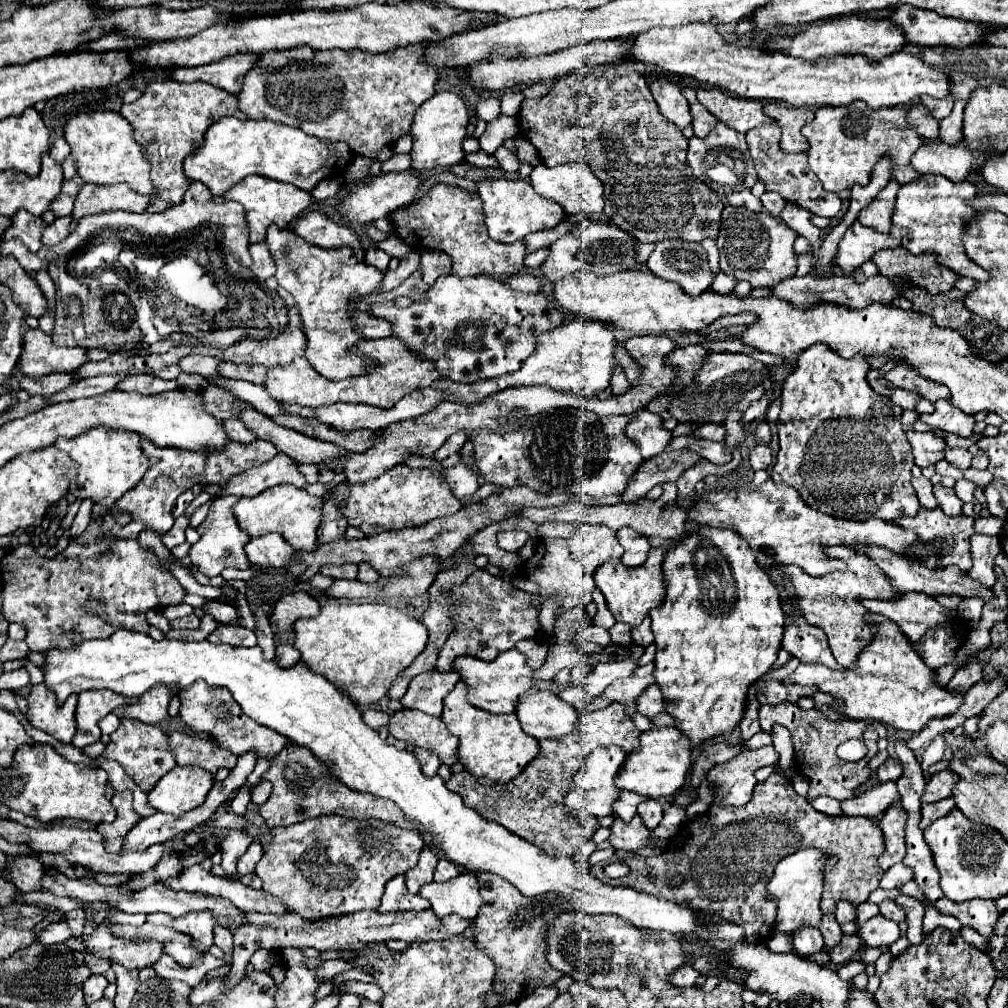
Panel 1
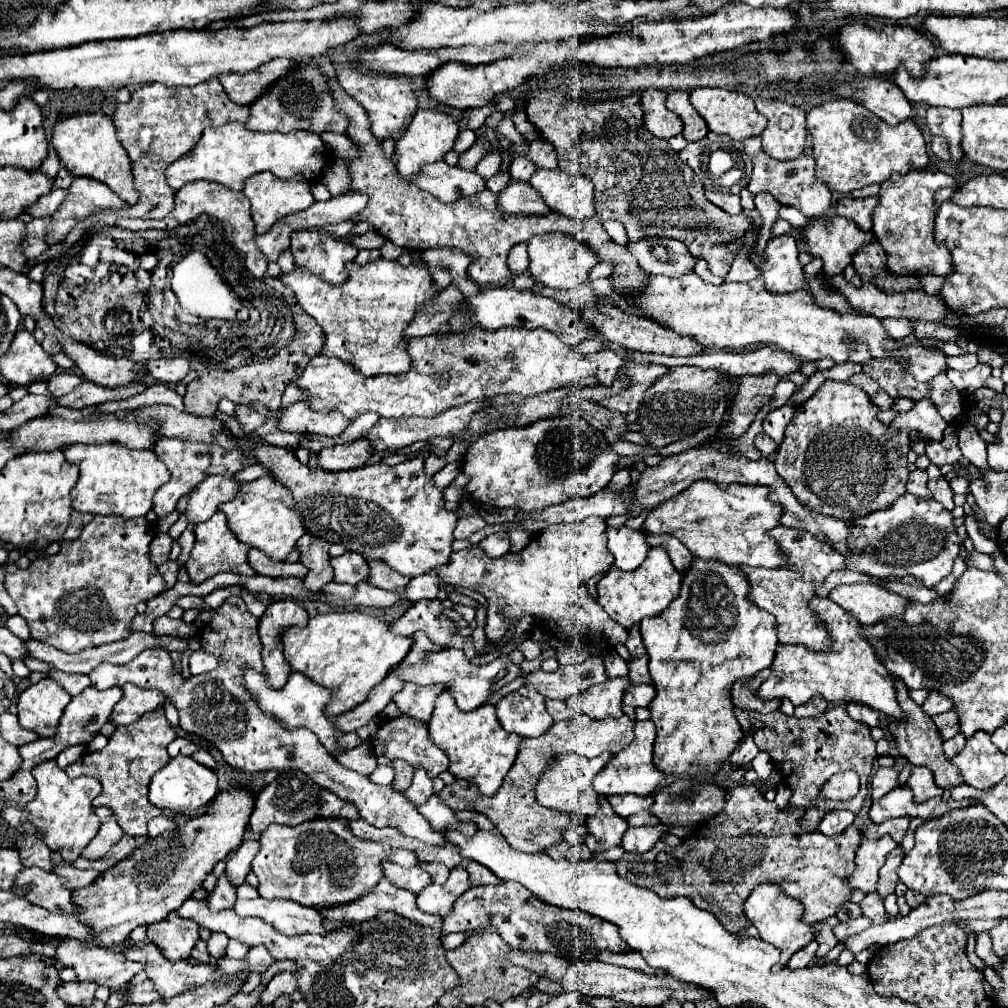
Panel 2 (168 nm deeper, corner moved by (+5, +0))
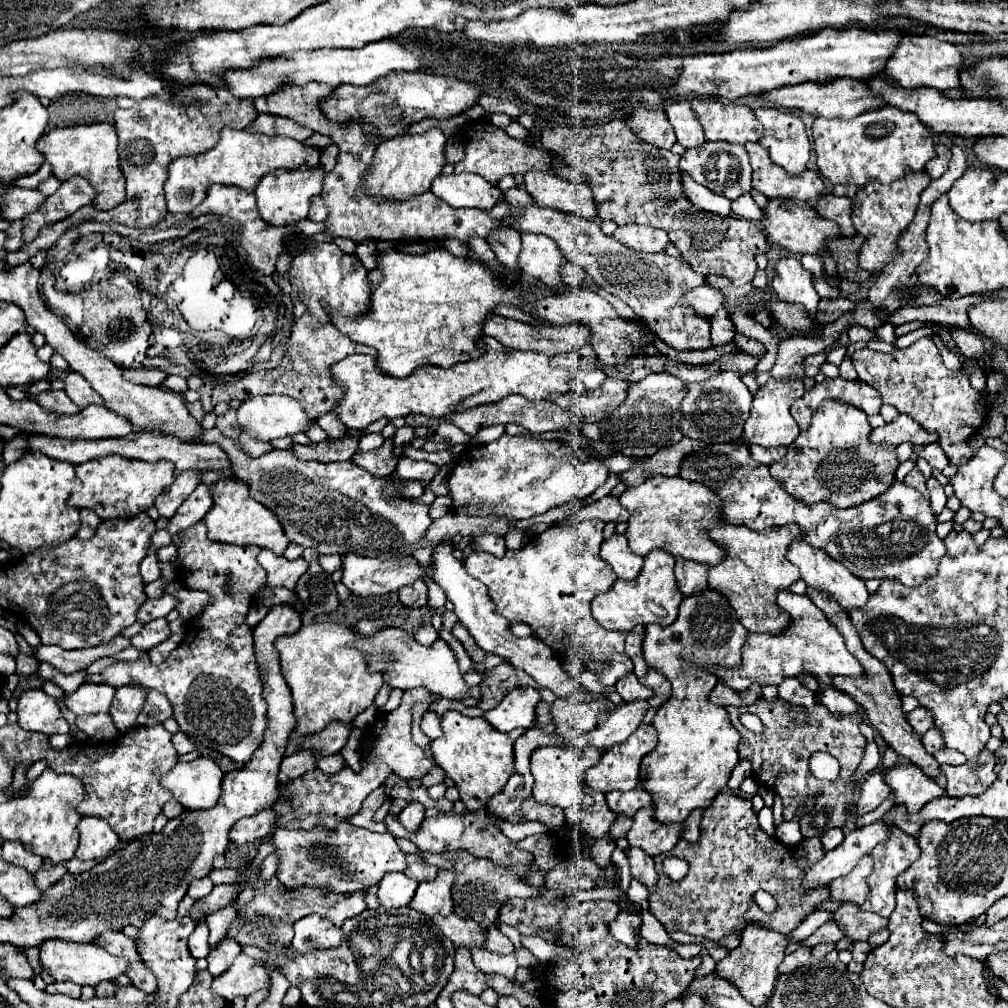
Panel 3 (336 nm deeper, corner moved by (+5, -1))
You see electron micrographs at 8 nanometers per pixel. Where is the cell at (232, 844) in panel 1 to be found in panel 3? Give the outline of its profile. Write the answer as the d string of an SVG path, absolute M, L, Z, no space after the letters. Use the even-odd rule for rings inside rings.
M228 905L228 909L222 909L210 917L206 917L206 923L210 927L210 947L214 949L222 939L228 937L228 931L232 927L232 921L236 919L234 905Z

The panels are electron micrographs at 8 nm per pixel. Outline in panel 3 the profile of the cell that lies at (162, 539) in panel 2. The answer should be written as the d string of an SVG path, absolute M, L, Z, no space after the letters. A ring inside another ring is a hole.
M150 547L148 555L144 557L144 561L142 561L142 565L140 565L140 575L142 575L144 585L148 585L148 583L160 579L160 561L158 561L158 557L156 557L156 549L154 549L154 547Z

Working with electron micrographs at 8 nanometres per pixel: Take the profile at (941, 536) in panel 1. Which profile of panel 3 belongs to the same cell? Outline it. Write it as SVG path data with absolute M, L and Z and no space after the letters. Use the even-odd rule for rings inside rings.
M712 443L710 447L704 447L702 451L688 453L688 457L680 465L680 477L686 481L702 483L710 491L714 491L718 497L722 497L722 507L720 507L722 521L732 525L746 525L754 531L796 523L812 547L826 549L826 553L834 555L840 563L858 563L862 579L898 579L904 585L918 585L934 575L938 561L946 553L942 539L936 537L936 515L932 513L928 501L922 499L916 489L898 481L894 481L886 493L854 507L842 509L828 501L806 505L794 499L792 495L788 495L784 485L770 475L770 467L756 463L750 457L748 447L742 443L720 443L720 445Z

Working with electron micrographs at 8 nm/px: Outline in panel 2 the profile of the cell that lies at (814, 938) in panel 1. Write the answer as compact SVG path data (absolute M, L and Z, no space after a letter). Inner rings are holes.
M812 940L810 944L806 944L806 948L798 950L798 952L790 958L788 968L806 968L806 964L810 964L810 962L814 960L816 950L818 950L818 942L816 942L816 940Z

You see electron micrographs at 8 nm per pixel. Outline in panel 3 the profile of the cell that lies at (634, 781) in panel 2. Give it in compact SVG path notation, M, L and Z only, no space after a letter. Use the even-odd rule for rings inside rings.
M642 723L642 725L638 727L638 731L630 735L630 739L626 739L624 743L614 745L612 749L606 749L606 751L602 753L600 761L586 771L586 775L584 775L586 785L592 787L592 789L596 789L596 791L602 791L602 793L614 791L614 789L618 789L618 791L636 789L636 787L640 785L640 761L642 761L642 757L644 757L646 753L650 753L650 751L656 747L656 743L658 743L658 733L656 733L656 729L654 729L652 725Z

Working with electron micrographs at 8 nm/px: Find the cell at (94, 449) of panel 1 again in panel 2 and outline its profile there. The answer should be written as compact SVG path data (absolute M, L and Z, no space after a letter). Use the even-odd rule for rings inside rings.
M72 444L62 448L66 460L78 464L80 478L72 490L72 506L78 512L118 514L122 518L146 516L154 492L168 482L170 472L152 450L134 450L122 444Z

